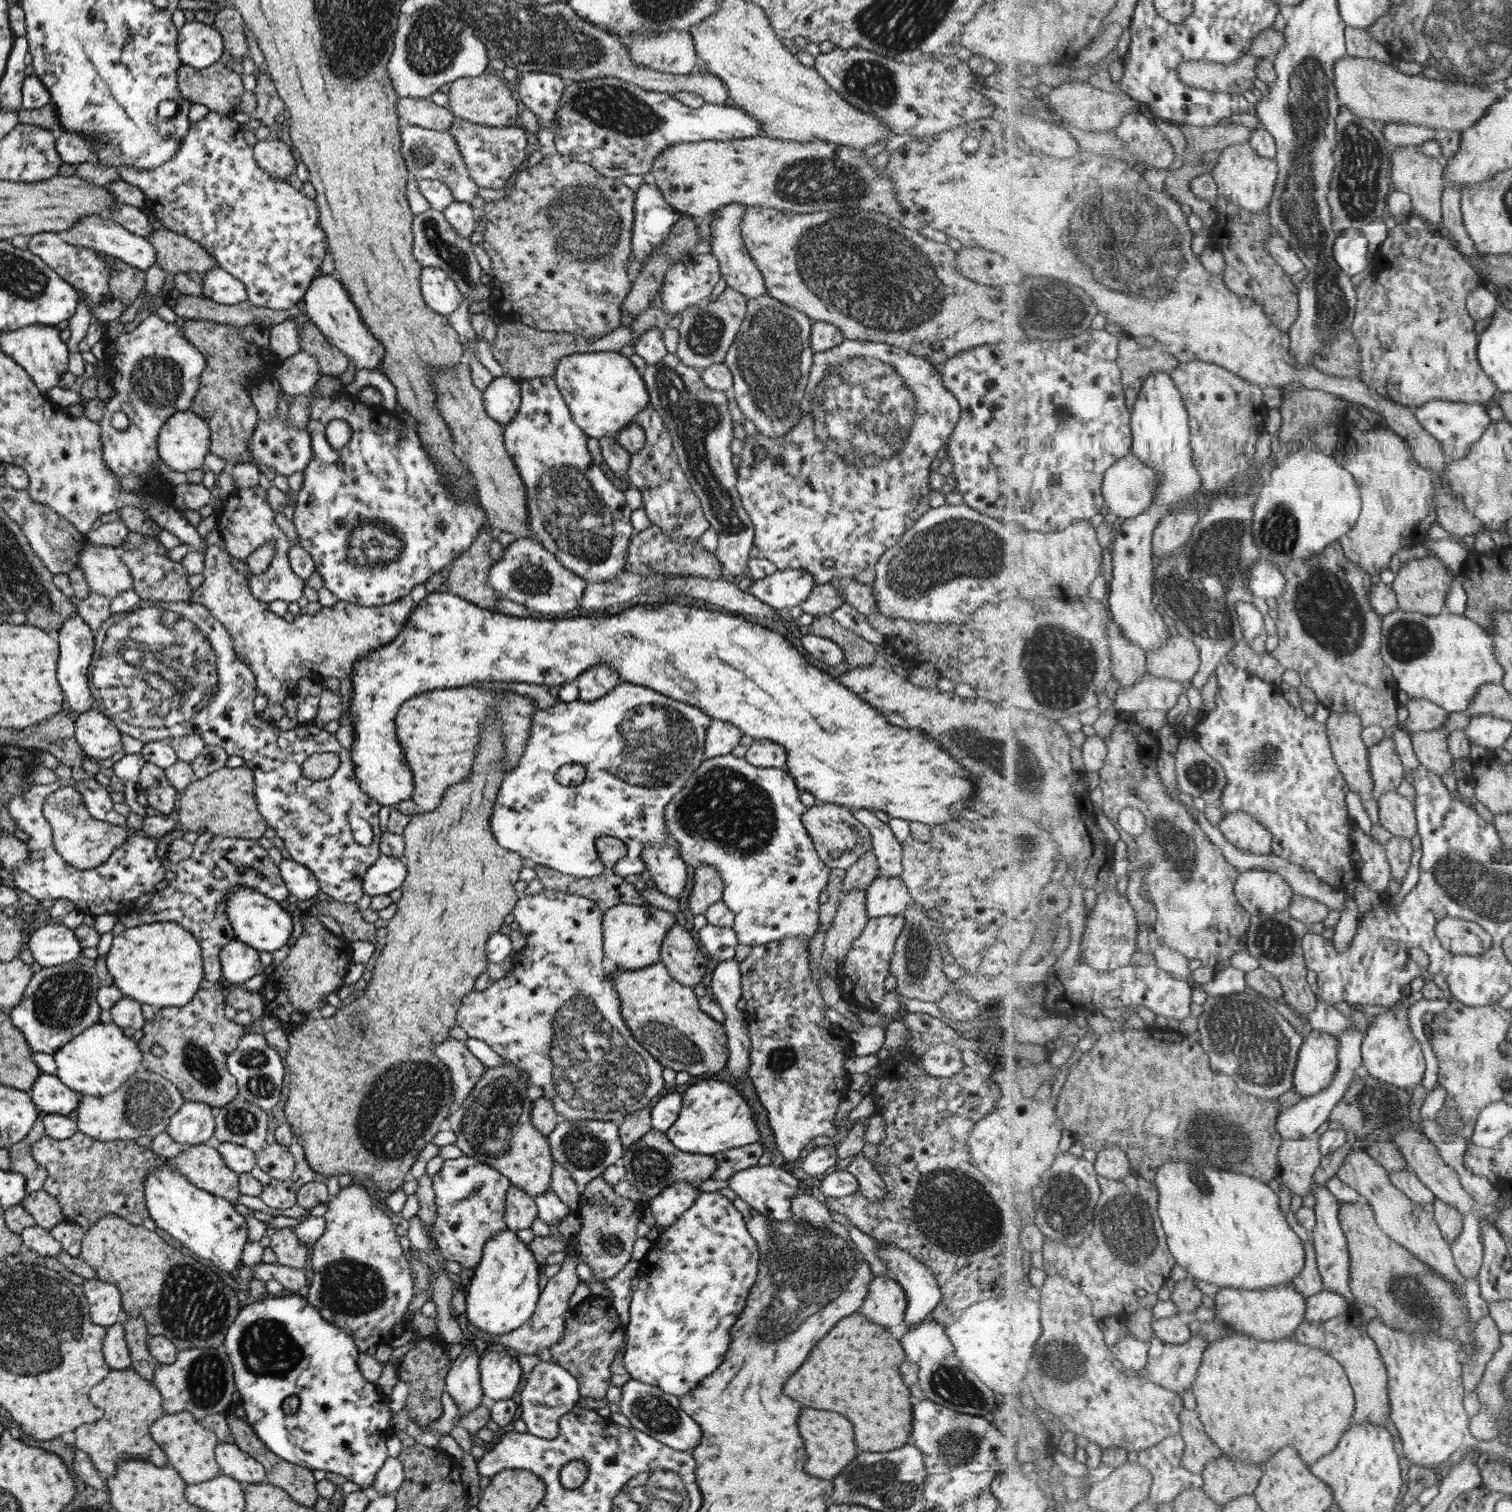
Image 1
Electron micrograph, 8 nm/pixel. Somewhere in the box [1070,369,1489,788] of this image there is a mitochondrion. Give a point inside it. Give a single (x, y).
(1198, 586)

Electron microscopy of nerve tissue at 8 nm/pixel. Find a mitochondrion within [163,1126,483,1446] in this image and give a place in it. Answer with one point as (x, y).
(348, 1288)

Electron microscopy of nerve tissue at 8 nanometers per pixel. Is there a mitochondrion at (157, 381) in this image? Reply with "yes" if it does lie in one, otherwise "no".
yes

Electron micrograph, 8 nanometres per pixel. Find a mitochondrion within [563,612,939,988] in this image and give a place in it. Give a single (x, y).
(724, 808)

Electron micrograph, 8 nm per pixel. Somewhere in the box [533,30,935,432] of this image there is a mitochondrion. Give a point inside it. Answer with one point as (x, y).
(771, 354)

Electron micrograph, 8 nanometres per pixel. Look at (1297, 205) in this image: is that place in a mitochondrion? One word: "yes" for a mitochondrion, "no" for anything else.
yes

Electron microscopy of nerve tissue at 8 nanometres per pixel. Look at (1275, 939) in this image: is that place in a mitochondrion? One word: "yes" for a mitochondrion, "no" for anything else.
yes

